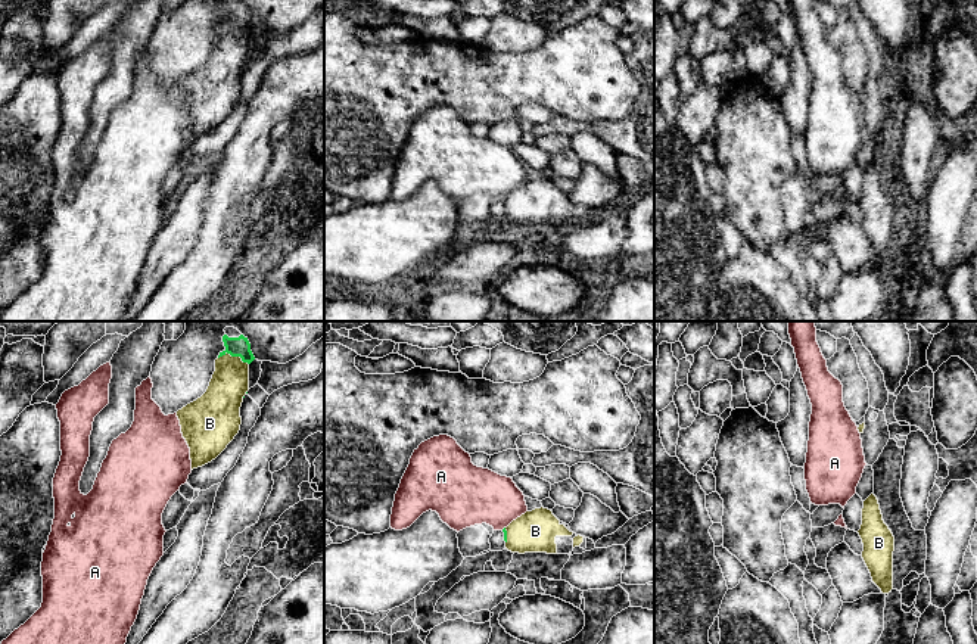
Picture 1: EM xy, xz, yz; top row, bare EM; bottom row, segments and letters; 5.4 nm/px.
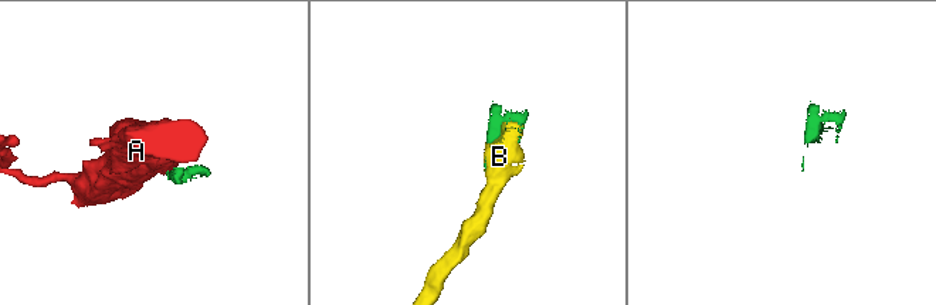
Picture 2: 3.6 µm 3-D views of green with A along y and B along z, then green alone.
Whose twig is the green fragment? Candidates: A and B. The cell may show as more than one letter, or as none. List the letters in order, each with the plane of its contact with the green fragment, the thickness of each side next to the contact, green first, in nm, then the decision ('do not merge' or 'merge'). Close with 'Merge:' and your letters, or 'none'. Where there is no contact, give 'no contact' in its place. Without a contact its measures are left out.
A: no contact | do not merge
B: xy | 110/200 nm | merge
Merge: B

